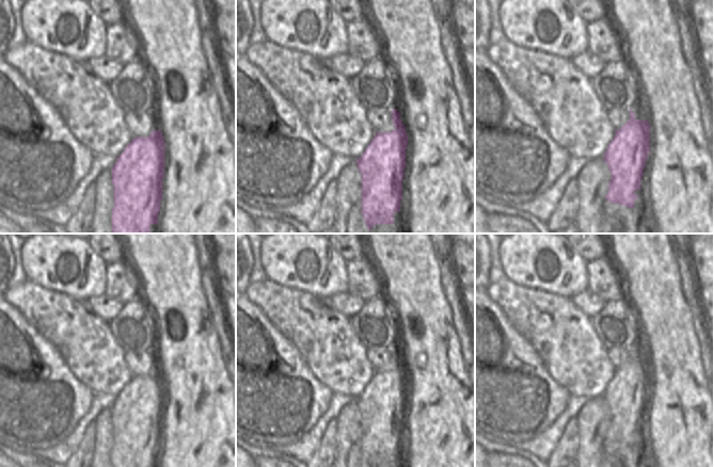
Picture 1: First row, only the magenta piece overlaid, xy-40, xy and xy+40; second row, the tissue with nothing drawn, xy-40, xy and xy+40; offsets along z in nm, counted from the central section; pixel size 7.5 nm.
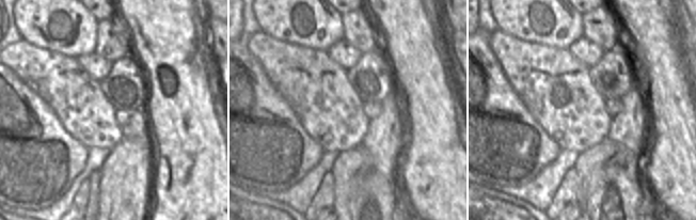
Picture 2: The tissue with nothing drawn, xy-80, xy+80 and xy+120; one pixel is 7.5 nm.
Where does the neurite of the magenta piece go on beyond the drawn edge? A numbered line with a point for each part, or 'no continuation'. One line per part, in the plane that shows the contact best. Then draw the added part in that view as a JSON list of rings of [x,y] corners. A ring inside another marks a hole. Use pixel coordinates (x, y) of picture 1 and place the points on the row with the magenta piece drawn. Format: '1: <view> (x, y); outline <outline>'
1: xy+40 (637, 108); outline [[[641,99],[635,100],[632,103],[632,111],[634,112],[635,119],[647,119],[647,114],[645,112]]]

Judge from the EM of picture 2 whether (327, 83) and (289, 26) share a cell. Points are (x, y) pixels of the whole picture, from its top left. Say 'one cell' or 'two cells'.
two cells

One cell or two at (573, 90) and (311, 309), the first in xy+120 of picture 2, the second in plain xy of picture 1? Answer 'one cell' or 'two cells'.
one cell

